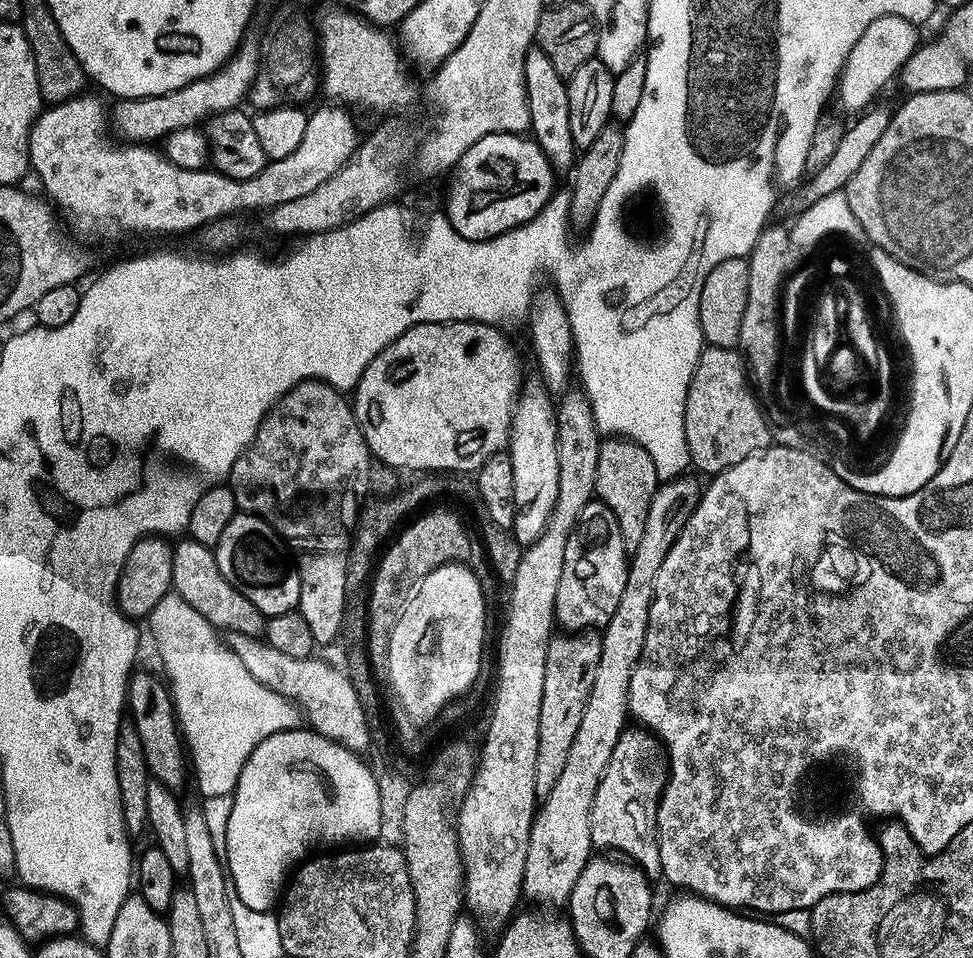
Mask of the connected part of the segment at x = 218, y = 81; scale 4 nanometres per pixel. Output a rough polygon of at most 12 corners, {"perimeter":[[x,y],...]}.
{"perimeter":[[245,33],[216,72],[165,96],[115,101],[128,142],[156,142],[239,107],[260,65]]}

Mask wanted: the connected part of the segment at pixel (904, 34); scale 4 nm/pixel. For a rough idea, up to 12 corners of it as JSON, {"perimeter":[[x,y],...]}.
{"perimeter":[[879,16],[838,77],[846,111],[863,113],[922,44],[917,25]]}

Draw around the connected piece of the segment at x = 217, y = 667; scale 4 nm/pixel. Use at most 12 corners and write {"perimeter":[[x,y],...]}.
{"perimeter":[[164,596],[160,660],[199,795],[232,794],[301,709]]}

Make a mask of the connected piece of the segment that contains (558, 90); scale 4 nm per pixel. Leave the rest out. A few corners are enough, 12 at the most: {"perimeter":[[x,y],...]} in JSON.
{"perimeter":[[531,47],[524,63],[531,139],[557,173],[578,159],[565,77]]}

